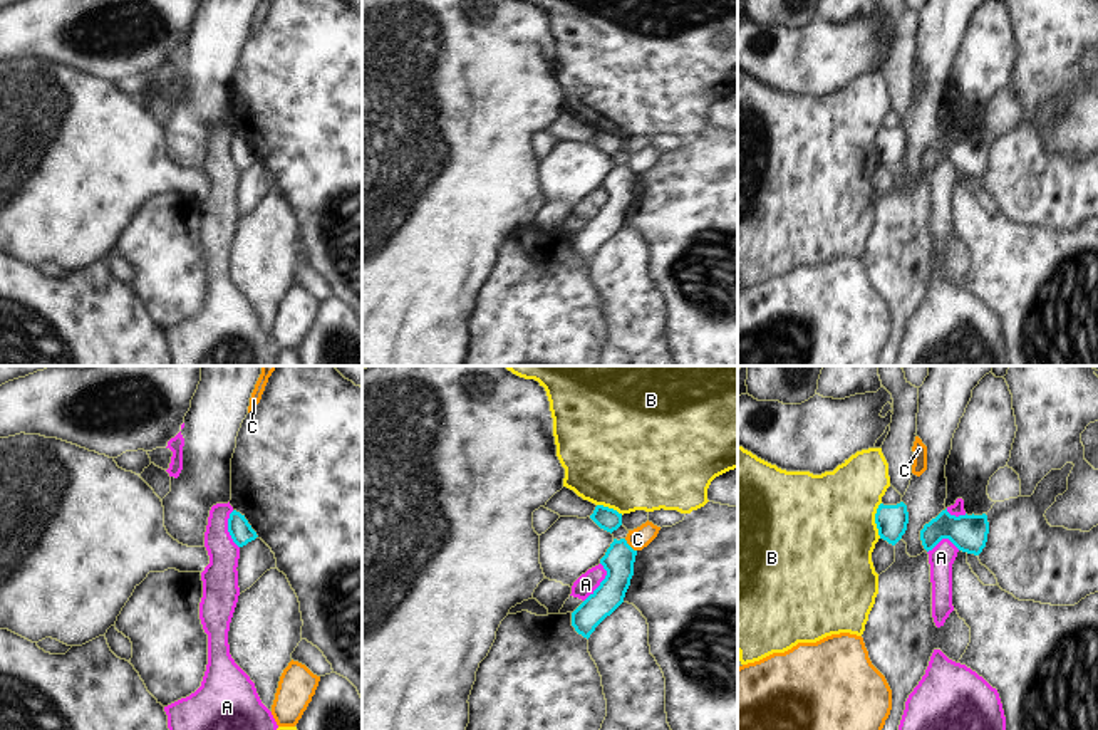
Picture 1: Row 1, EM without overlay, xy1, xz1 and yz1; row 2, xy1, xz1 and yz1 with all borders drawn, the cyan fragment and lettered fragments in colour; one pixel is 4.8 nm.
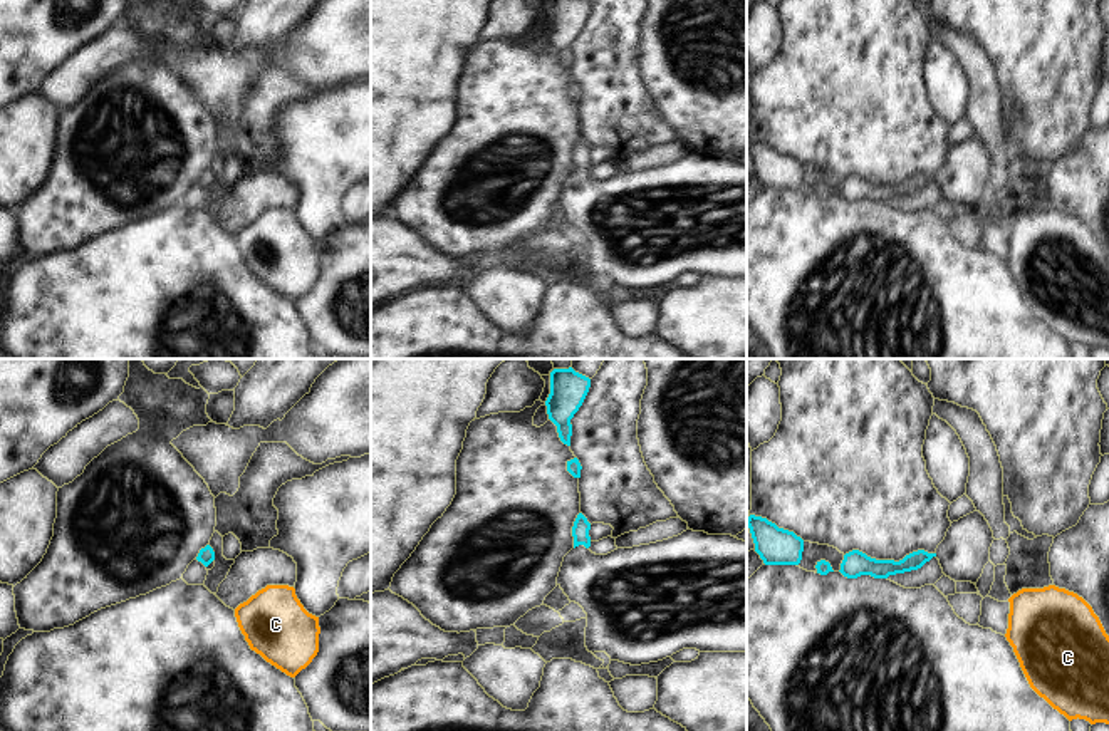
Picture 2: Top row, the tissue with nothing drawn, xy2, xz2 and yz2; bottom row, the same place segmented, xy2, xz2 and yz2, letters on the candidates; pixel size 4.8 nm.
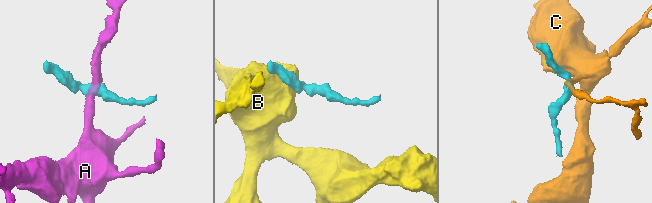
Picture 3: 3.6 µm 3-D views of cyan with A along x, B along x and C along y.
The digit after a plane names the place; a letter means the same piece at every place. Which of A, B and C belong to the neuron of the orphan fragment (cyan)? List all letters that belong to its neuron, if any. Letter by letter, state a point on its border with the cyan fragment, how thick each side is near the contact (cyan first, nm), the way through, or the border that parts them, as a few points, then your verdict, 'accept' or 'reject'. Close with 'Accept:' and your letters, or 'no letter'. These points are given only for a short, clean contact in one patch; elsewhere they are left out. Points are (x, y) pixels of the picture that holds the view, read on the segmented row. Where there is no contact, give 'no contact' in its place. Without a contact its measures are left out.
A: contact xz1 (600, 583); calibres 150 and 100 nm; border xz1 (600, 563), (605, 578), (584, 601); reject
B: contact yz1 (875, 521); calibres 150 and 500 nm; reject
C: contact xz1 (629, 546); calibres 150 and 100 nm; border xz1 (624, 539), (636, 551); reject
Accept: no letter

